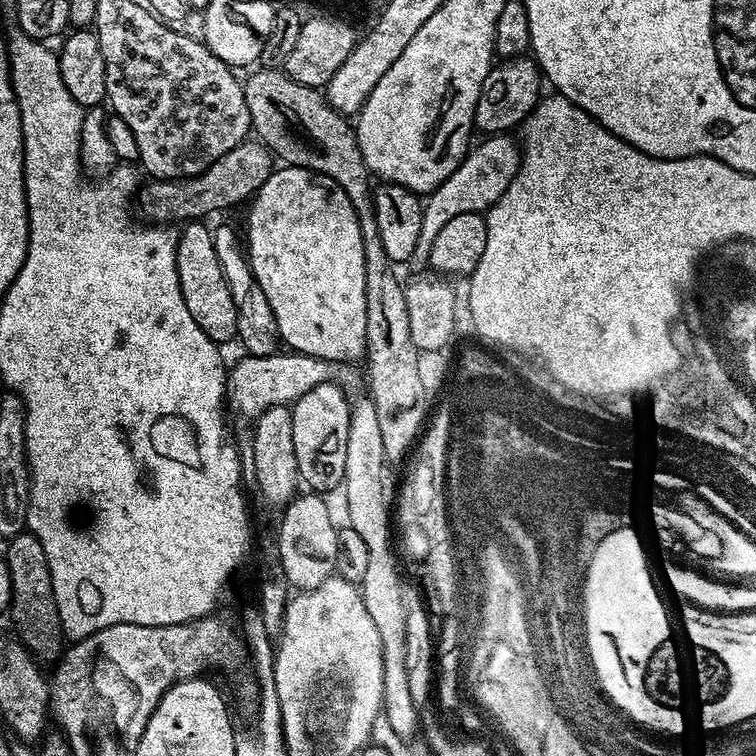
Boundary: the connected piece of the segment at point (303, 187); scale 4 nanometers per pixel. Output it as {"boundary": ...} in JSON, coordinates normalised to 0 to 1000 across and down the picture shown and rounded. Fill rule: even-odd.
{"boundary":[[[385,220],[366,221],[352,235],[352,241],[339,253],[331,266],[333,276],[328,280],[328,317],[325,312],[325,337],[332,348],[336,368],[347,381],[352,396],[366,422],[366,434],[370,438],[369,448],[388,466],[398,466],[402,471],[414,471],[427,476],[440,476],[448,481],[471,478],[472,471],[480,472],[484,466],[481,454],[481,422],[484,421],[484,336],[479,331],[479,304],[474,299],[474,283],[468,272],[463,272],[463,262],[458,262],[458,251],[447,246],[437,235],[403,222]]]}

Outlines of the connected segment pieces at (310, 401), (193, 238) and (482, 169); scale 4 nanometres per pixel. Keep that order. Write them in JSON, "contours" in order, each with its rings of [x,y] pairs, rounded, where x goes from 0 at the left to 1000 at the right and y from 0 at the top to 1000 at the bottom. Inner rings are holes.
{"contours":[[[[422,508],[385,536],[389,558],[389,601],[394,601],[394,622],[398,636],[414,652],[433,653],[438,646],[448,647],[455,639],[458,622],[459,574],[463,569],[464,545],[462,525],[455,525],[456,515],[448,508]]],[[[249,294],[237,303],[233,315],[233,361],[246,410],[251,410],[257,426],[262,426],[265,435],[282,452],[296,458],[300,450],[313,448],[315,415],[294,351],[288,347],[287,332],[283,331],[282,303],[270,296],[274,295]]],[[[651,177],[635,192],[626,194],[615,206],[614,213],[603,221],[601,230],[585,241],[573,254],[565,255],[560,266],[561,287],[558,288],[558,310],[553,310],[553,325],[548,325],[548,336],[544,348],[565,351],[569,325],[574,325],[574,315],[579,315],[579,304],[595,294],[595,288],[602,288],[604,283],[636,283],[644,282],[646,276],[653,274],[659,262],[669,257],[675,241],[688,224],[688,209],[690,196],[687,189],[676,185],[672,177]]]]}

